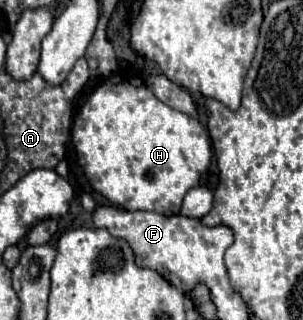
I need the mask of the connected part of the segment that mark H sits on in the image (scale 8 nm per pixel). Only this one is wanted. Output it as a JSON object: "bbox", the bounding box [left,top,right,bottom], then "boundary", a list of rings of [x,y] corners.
{"bbox":[72,74,212,214],"boundary":[[[114,74],[98,86],[82,104],[72,126],[72,144],[80,166],[92,188],[124,210],[148,210],[160,214],[178,214],[184,194],[198,186],[200,174],[212,158],[210,136],[202,124],[184,112],[160,102],[152,90],[132,74]]]}

